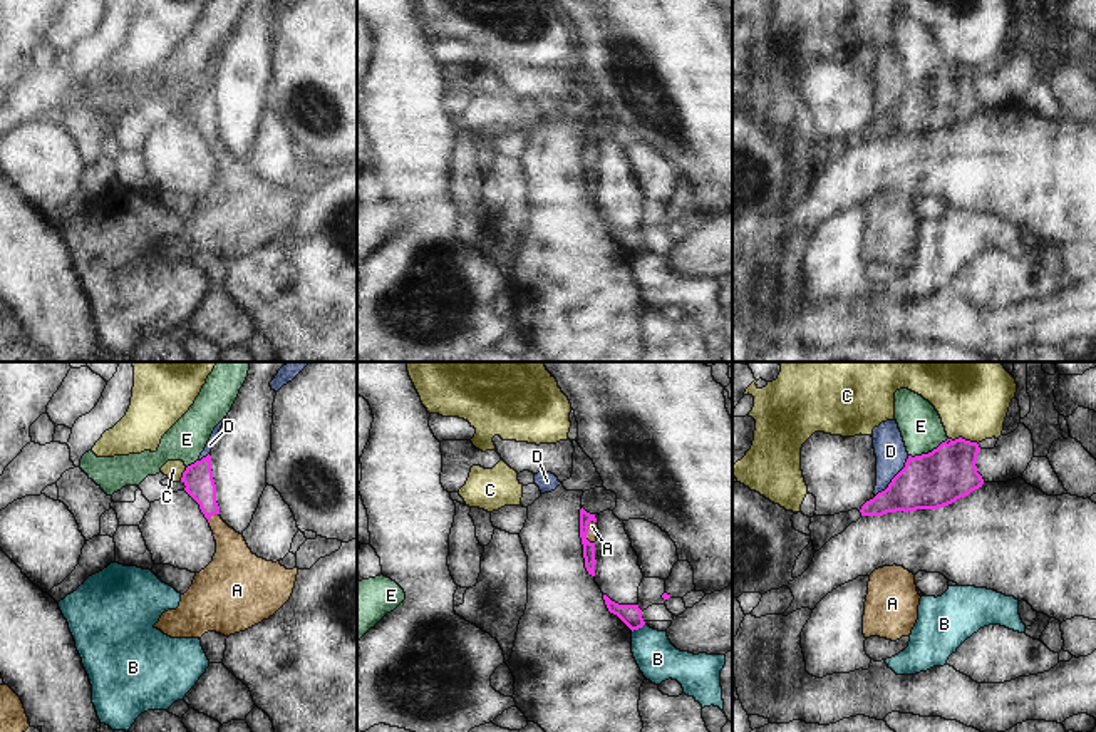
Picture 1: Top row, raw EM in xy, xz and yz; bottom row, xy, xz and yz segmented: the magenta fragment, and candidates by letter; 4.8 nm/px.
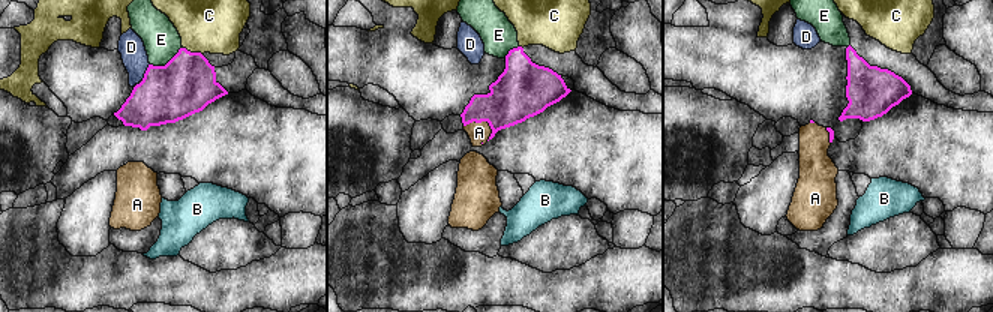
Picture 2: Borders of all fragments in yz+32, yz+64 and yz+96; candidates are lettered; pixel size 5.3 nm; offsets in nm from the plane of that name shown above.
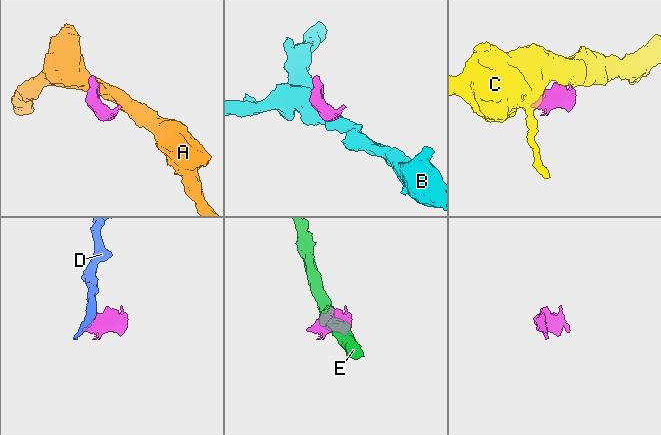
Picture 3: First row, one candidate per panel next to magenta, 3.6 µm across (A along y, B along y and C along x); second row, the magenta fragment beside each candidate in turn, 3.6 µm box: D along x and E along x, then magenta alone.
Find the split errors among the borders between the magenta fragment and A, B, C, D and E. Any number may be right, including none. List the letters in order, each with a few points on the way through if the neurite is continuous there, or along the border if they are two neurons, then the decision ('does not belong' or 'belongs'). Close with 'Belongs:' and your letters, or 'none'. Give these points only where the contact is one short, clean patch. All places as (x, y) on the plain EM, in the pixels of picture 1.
A: runs through xz (589, 173), (587, 158), (592, 151); belongs
B: border along xz (644, 248), (632, 257); does not belong
C: does not belong
D: border along yz (909, 81), (904, 92), (875, 121); does not belong
E: border along yz (947, 62), (927, 77), (909, 81); does not belong
Belongs: A

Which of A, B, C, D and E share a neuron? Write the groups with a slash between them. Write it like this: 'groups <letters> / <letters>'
groups A / B / C / D / E

